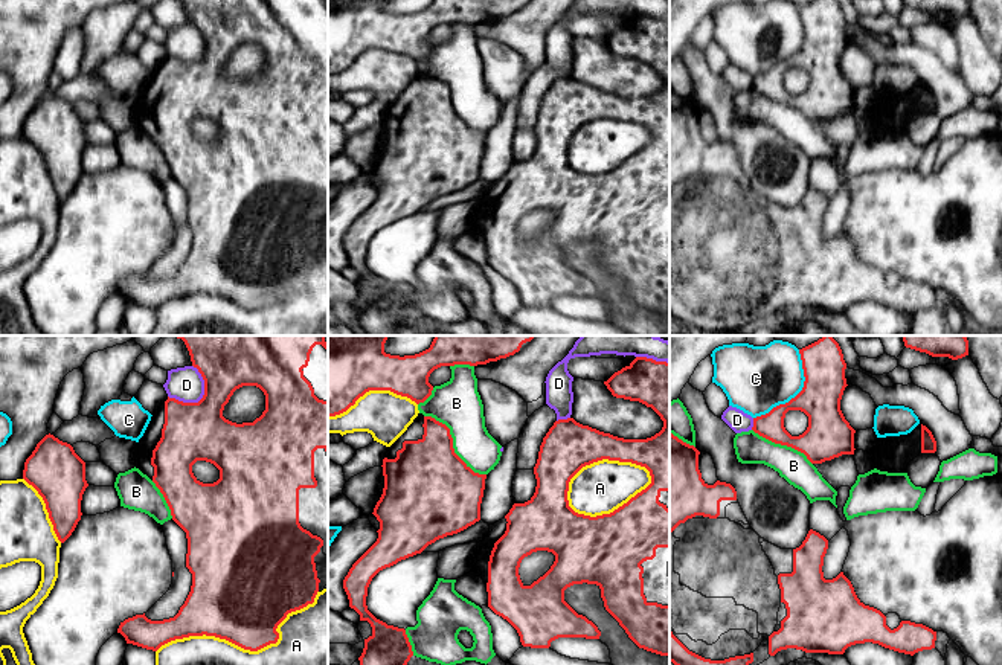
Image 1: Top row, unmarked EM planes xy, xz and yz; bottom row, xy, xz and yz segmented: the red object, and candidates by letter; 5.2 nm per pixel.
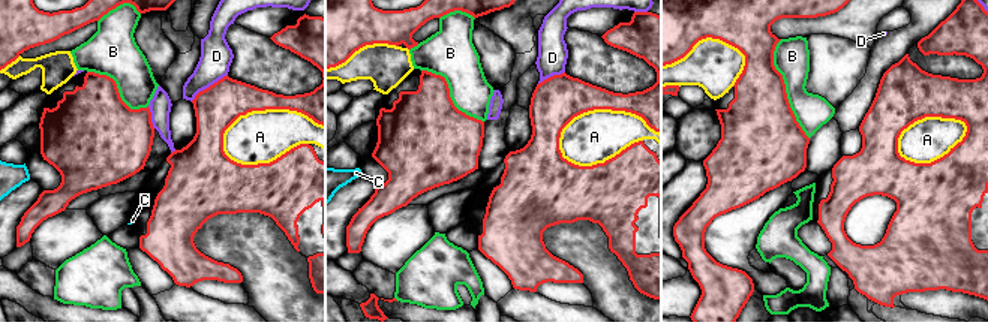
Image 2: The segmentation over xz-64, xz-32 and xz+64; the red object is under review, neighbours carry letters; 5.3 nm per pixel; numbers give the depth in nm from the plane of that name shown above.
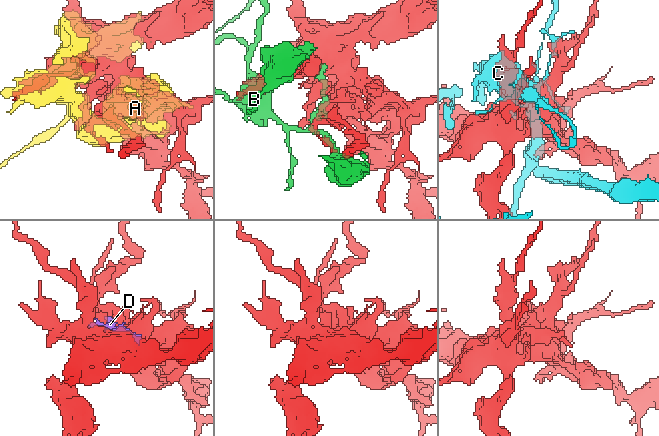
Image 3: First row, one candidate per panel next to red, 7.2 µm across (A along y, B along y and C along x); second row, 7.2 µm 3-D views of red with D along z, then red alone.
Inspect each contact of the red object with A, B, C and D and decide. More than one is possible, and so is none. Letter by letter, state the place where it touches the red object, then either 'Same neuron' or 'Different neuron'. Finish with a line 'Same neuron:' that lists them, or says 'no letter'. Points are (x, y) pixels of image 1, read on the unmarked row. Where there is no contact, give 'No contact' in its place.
A: Touches red at xz (613, 170). Different neuron
B: Touches red at xz (452, 102). Different neuron
C: Touches red at yz (798, 52). Different neuron
D: Touches red at xy (203, 55). Different neuron
Same neuron: no letter

